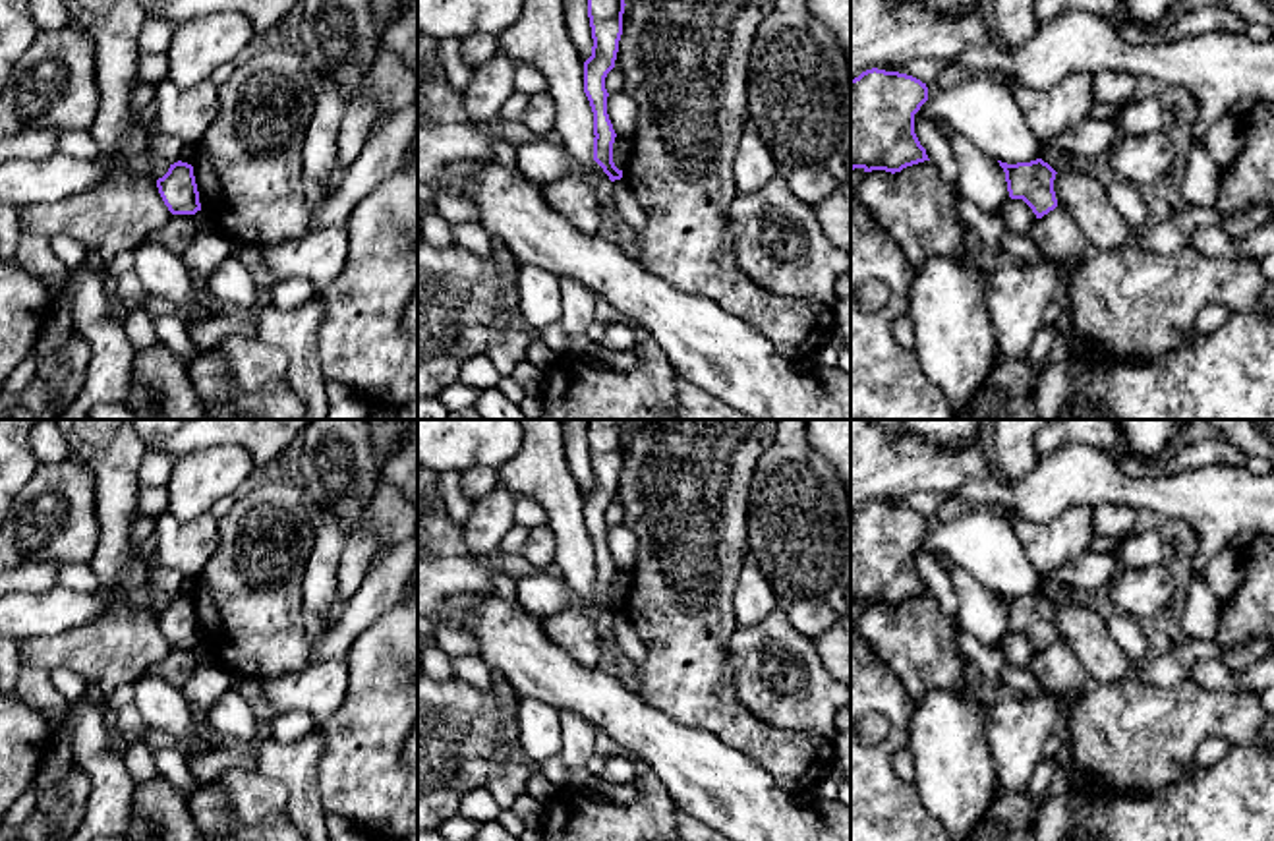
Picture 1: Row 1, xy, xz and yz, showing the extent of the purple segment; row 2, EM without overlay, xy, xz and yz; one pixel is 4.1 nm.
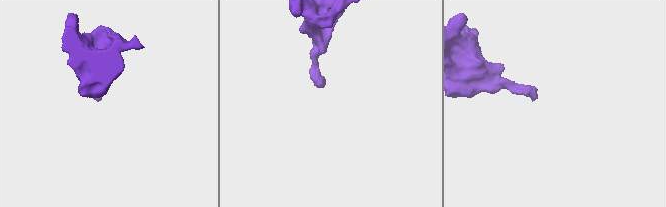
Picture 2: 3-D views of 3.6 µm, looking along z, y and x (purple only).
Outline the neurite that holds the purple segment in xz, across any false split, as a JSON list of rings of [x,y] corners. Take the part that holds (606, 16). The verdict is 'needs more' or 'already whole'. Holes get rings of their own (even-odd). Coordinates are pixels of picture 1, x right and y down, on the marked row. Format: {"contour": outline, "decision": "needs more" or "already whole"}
{"contour": [[[588,0],[594,46],[592,56],[584,62],[584,93],[594,112],[594,160],[611,182],[621,180],[623,170],[613,162],[617,133],[607,114],[605,77],[615,68],[624,6],[624,0]]], "decision": "already whole"}

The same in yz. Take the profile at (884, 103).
{"contour": [[[872,68],[851,79],[851,170],[895,174],[930,160],[914,133],[914,114],[926,101],[926,83],[907,73]]], "decision": "already whole"}

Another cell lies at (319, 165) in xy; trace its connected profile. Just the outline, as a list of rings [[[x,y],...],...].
[[[315,79],[313,91],[315,110],[302,147],[302,170],[311,188],[327,188],[344,174],[336,162],[336,139],[346,102],[331,79]]]

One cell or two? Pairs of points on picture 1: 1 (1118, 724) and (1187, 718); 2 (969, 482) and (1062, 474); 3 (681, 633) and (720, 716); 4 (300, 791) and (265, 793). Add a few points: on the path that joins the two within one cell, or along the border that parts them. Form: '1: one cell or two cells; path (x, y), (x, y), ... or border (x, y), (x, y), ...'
1: one cell; path (1135, 724), (1170, 724)
2: one cell; path (992, 490), (1039, 492)
3: one cell; path (687, 654), (693, 662), (693, 683), (702, 695)
4: two cells; border (260, 770), (285, 787), (287, 816)

